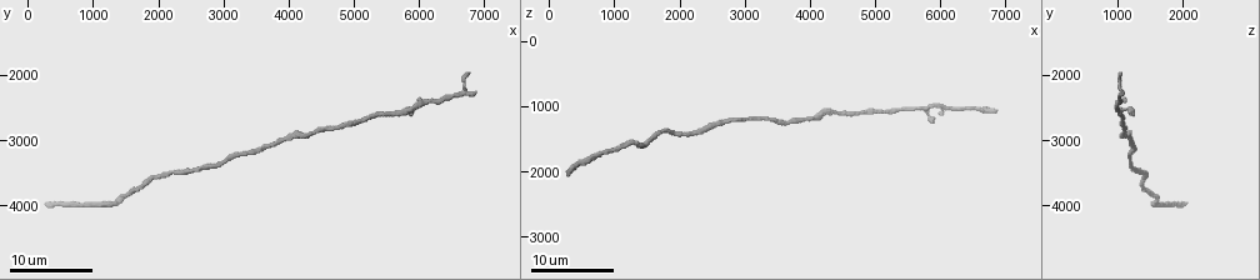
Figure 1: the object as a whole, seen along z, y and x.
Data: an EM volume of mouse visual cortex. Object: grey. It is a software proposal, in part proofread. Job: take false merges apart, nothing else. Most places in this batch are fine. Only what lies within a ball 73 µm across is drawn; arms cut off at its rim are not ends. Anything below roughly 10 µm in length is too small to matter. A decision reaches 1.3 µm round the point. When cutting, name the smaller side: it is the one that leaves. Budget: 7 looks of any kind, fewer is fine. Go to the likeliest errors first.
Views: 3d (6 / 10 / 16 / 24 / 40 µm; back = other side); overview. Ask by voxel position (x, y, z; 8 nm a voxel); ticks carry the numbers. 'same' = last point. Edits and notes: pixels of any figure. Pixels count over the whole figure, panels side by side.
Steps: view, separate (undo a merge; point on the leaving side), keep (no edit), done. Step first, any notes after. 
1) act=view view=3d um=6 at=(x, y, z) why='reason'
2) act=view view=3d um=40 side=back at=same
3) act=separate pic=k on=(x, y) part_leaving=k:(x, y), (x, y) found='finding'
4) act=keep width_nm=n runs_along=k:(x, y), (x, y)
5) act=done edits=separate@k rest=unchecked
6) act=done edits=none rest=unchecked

act=view view=3d um=24 at=(3450, 3200, 1200)

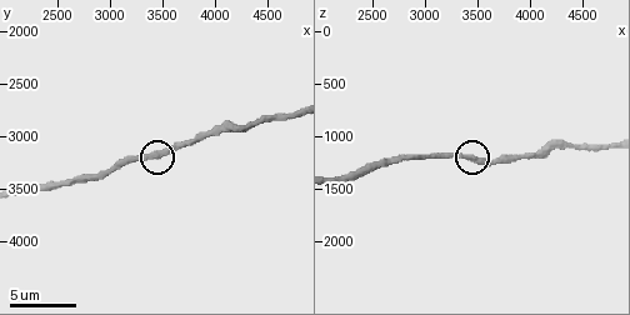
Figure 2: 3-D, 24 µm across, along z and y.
act=view view=3d um=6 at=(3500, 3160, 1220)

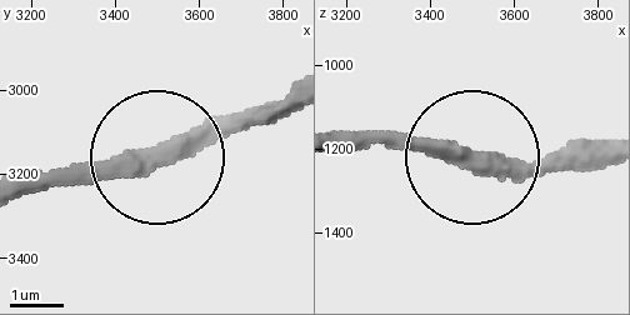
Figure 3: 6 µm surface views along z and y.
act=keep width_nm=370 runs_along=3:(486, 151), (594, 165) found='one cell here'

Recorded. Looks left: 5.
act=view view=3d um=10 at=(2220, 3500, 1380) why='a narrow waist'

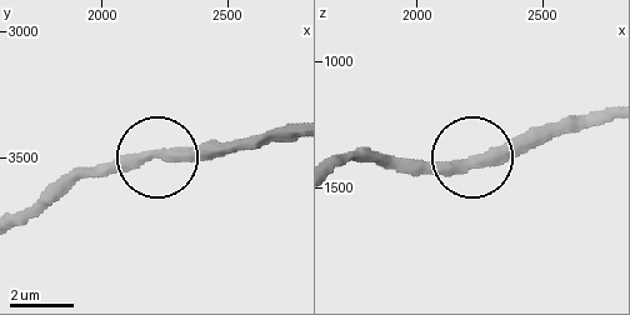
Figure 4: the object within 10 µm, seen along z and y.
act=keep runs_along=4:(290, 125), (160, 158), (75, 165) found='one cell here'

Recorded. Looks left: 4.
act=view view=3d um=24 at=(5350, 2650, 1050) why='narrows sharply'

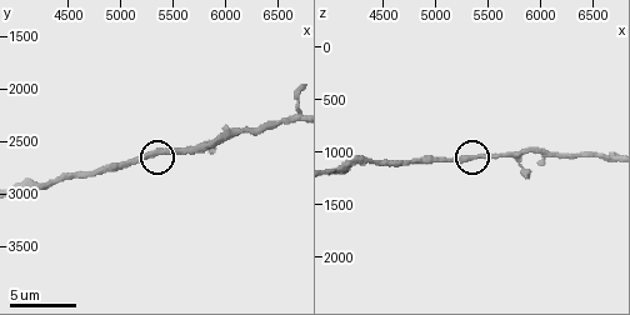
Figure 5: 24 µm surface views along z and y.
act=view view=3d um=6 at=(5420, 2620, 1040)

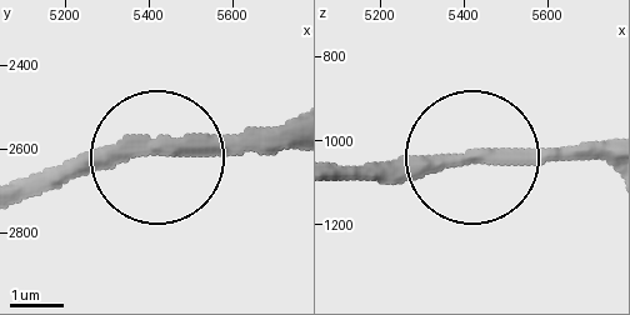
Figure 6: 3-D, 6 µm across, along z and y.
act=keep runs_along=6:(29, 196), (149, 151), (293, 151) found='all the same cell'

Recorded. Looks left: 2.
act=done edits=none rest=unchecked

